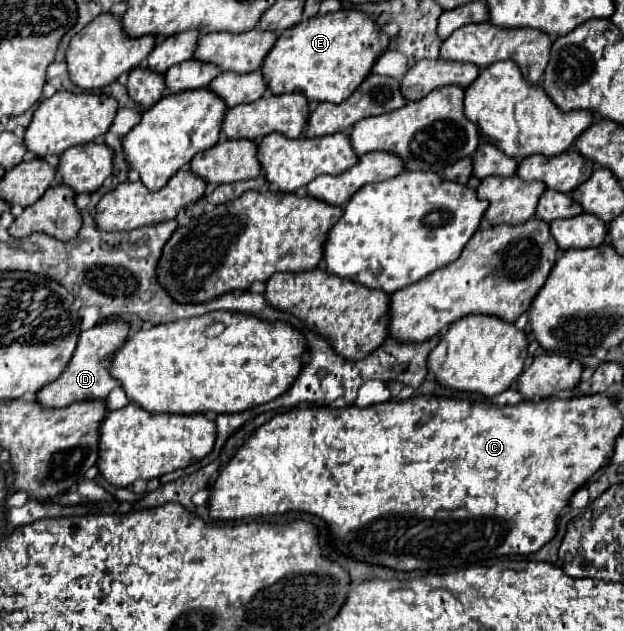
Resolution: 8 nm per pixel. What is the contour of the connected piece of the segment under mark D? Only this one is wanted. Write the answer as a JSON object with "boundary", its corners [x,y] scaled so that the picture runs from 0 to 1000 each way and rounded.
{"boundary":[[[167,510],[167,513],[157,513],[157,517],[131,526],[125,536],[125,548],[115,561],[115,571],[109,574],[103,590],[83,609],[71,612],[58,624],[58,637],[64,643],[99,647],[99,643],[112,643],[112,640],[131,637],[131,634],[167,634],[176,624],[176,618],[192,612],[192,605],[186,599],[179,599],[170,583],[176,580],[179,561],[202,539],[205,526],[208,526],[208,520],[199,510]]]}

